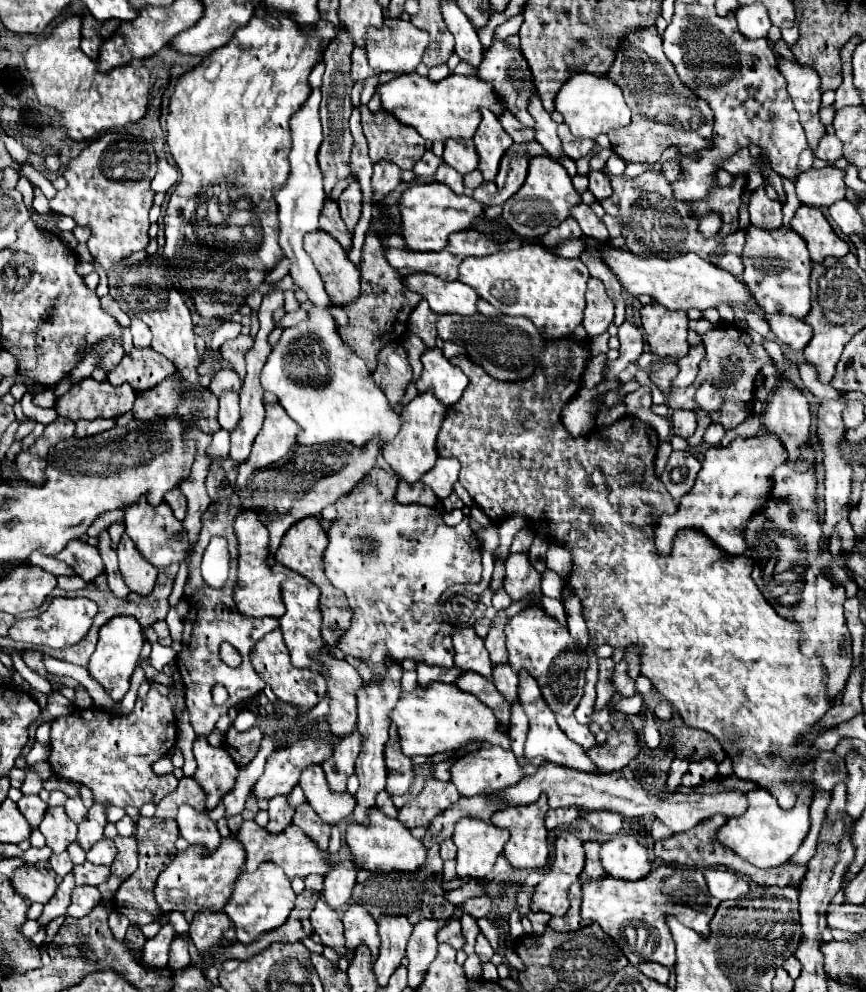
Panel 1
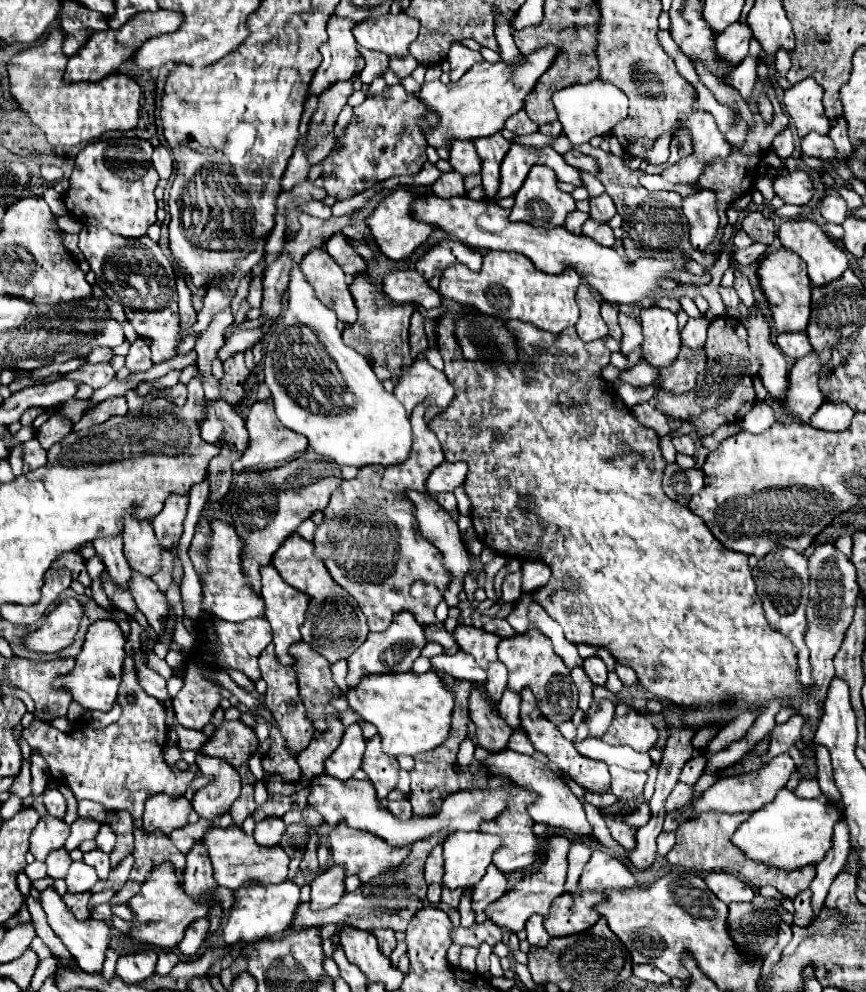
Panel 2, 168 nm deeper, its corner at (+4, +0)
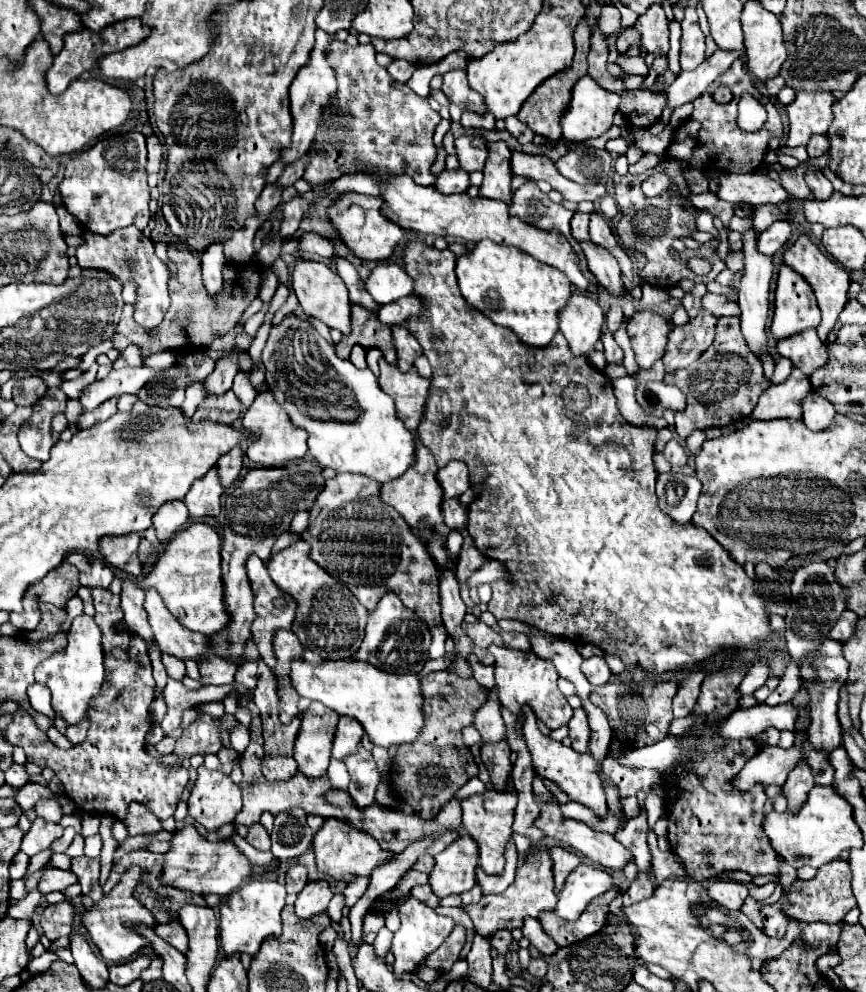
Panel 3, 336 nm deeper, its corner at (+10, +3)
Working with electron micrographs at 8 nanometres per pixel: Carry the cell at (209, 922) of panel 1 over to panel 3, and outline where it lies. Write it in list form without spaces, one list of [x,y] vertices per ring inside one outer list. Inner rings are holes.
[[[170,922],[170,924],[156,926],[156,934],[162,940],[166,940],[170,946],[174,946],[176,950],[180,950],[182,954],[188,950],[188,936],[186,936],[186,930],[182,928],[180,922]]]

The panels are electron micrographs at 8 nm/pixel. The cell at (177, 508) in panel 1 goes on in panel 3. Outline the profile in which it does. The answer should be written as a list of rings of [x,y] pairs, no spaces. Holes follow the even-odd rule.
[[[180,500],[166,502],[154,514],[154,528],[156,528],[158,540],[168,542],[178,530],[182,530],[186,526],[186,522],[188,522],[188,510],[186,510],[184,502],[180,502]]]

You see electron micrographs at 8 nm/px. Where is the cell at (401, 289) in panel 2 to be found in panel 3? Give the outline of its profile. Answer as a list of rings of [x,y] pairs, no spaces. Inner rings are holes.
[[[382,264],[370,272],[368,280],[364,282],[364,288],[378,304],[390,304],[402,296],[412,294],[414,284],[412,278],[400,266]]]

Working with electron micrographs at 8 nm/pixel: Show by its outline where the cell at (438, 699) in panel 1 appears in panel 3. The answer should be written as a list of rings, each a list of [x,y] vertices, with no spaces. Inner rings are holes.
[[[296,658],[292,660],[290,680],[292,688],[302,698],[318,700],[342,716],[356,718],[364,726],[374,746],[390,748],[394,744],[398,746],[412,742],[420,734],[420,728],[424,724],[420,680],[416,678],[416,674],[392,674],[360,660],[324,660],[320,664],[312,664],[304,658]]]

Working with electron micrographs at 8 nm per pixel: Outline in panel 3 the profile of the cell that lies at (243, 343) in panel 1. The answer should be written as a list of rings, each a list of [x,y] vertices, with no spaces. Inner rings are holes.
[[[230,390],[222,396],[208,396],[200,402],[196,414],[192,416],[192,422],[202,422],[202,420],[212,420],[212,422],[222,422],[222,424],[232,424],[238,420],[242,414],[242,404],[236,398],[236,394]]]

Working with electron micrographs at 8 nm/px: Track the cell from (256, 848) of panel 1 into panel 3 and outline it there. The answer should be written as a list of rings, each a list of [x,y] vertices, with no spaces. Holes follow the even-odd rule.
[[[186,824],[182,830],[176,830],[170,840],[170,848],[164,854],[164,870],[160,880],[166,886],[200,896],[206,894],[228,896],[234,890],[238,890],[248,876],[250,876],[250,862],[232,842],[208,842],[196,832],[194,826]]]

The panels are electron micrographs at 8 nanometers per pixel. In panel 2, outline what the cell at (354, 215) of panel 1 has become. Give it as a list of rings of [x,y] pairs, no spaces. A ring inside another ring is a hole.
[[[402,85],[388,87],[382,95],[372,95],[362,105],[354,107],[354,117],[348,123],[344,137],[344,149],[332,155],[324,165],[322,175],[326,179],[324,189],[328,191],[328,197],[344,201],[364,191],[364,181],[386,181],[394,175],[416,175],[426,161],[428,147],[424,133],[416,123],[424,113],[424,105],[406,93]]]

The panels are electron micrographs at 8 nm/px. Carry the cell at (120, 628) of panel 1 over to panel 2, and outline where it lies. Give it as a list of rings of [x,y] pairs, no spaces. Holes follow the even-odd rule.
[[[94,621],[86,633],[84,647],[80,655],[76,657],[76,667],[72,669],[70,677],[56,679],[54,687],[68,687],[72,691],[72,697],[76,703],[80,703],[84,709],[92,711],[110,711],[116,697],[118,697],[118,687],[122,679],[122,665],[124,665],[124,633],[116,621]]]

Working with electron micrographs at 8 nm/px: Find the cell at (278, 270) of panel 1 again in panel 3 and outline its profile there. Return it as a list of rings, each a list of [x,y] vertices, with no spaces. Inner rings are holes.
[[[238,372],[238,376],[234,378],[232,390],[234,390],[234,394],[238,396],[238,400],[242,402],[244,408],[248,408],[254,402],[254,398],[256,398],[256,390],[250,384],[250,380],[246,378],[246,372]]]

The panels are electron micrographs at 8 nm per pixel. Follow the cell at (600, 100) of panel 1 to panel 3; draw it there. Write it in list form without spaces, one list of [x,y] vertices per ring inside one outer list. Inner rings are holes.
[[[582,76],[572,90],[572,102],[562,116],[564,138],[586,142],[602,136],[610,130],[618,104],[618,94],[604,90],[590,76]]]

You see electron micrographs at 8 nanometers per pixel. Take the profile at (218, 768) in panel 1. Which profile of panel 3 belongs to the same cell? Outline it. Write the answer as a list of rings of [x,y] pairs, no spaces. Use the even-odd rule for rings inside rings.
[[[200,766],[198,780],[188,800],[188,814],[208,832],[216,832],[220,826],[234,822],[240,810],[242,794],[230,776]]]

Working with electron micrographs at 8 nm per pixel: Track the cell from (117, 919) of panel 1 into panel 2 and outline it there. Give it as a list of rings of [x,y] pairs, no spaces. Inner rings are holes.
[[[48,887],[44,891],[40,891],[40,901],[42,901],[42,909],[48,915],[48,923],[52,927],[52,931],[62,939],[62,943],[66,945],[66,949],[72,953],[72,957],[78,961],[80,969],[88,971],[88,973],[100,973],[102,971],[102,963],[106,957],[106,951],[110,947],[110,939],[112,939],[112,929],[106,921],[96,921],[96,919],[86,919],[86,921],[78,921],[70,909],[66,907],[66,903],[62,901],[62,897],[54,891],[54,887]]]

